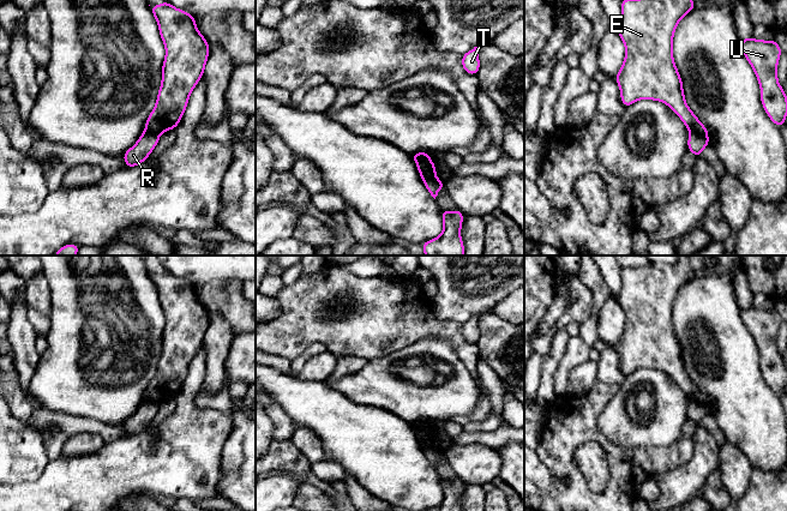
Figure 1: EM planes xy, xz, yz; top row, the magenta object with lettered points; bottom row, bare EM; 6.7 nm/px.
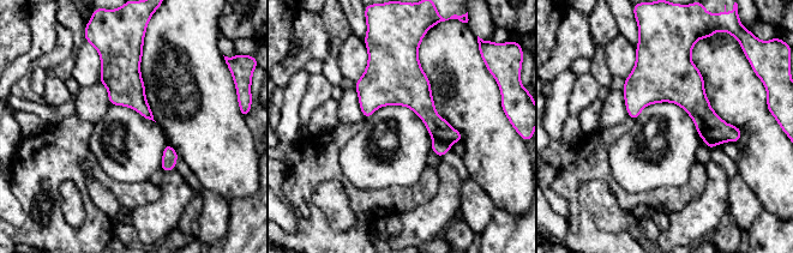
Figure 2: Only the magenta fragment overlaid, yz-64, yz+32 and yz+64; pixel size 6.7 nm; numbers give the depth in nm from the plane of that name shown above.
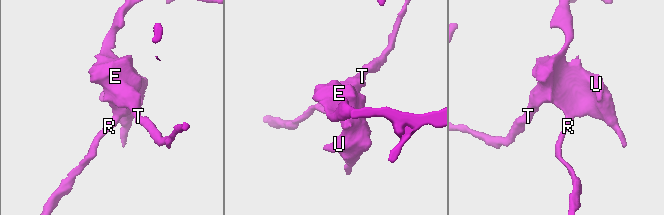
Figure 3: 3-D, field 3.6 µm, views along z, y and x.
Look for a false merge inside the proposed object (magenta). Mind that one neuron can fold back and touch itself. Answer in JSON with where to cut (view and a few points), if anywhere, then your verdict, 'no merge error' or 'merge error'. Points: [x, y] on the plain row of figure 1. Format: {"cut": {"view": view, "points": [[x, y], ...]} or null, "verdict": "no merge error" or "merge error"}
{"cut": {"view": "yz", "points": [[690, 400], [706, 403]]}, "verdict": "merge error"}

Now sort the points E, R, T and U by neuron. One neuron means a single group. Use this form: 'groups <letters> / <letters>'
groups E T U / R

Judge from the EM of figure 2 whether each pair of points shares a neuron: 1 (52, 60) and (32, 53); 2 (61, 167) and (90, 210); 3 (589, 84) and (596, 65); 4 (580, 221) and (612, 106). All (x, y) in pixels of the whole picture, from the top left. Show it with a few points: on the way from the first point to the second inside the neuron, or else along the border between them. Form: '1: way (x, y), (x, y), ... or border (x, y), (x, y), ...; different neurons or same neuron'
1: border (56, 32), (55, 46), (40, 55), (30, 68); different neurons
2: way (72, 175), (80, 184), (86, 199); same neuron
3: border (589, 72), (601, 86); different neurons
4: border (629, 118), (598, 131); different neurons

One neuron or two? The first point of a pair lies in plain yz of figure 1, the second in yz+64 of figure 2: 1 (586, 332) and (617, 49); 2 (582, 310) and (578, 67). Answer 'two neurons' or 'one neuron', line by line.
1: two neurons
2: two neurons

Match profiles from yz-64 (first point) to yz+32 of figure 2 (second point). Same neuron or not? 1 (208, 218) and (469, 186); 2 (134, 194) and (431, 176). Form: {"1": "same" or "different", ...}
{"1": "same", "2": "same"}

